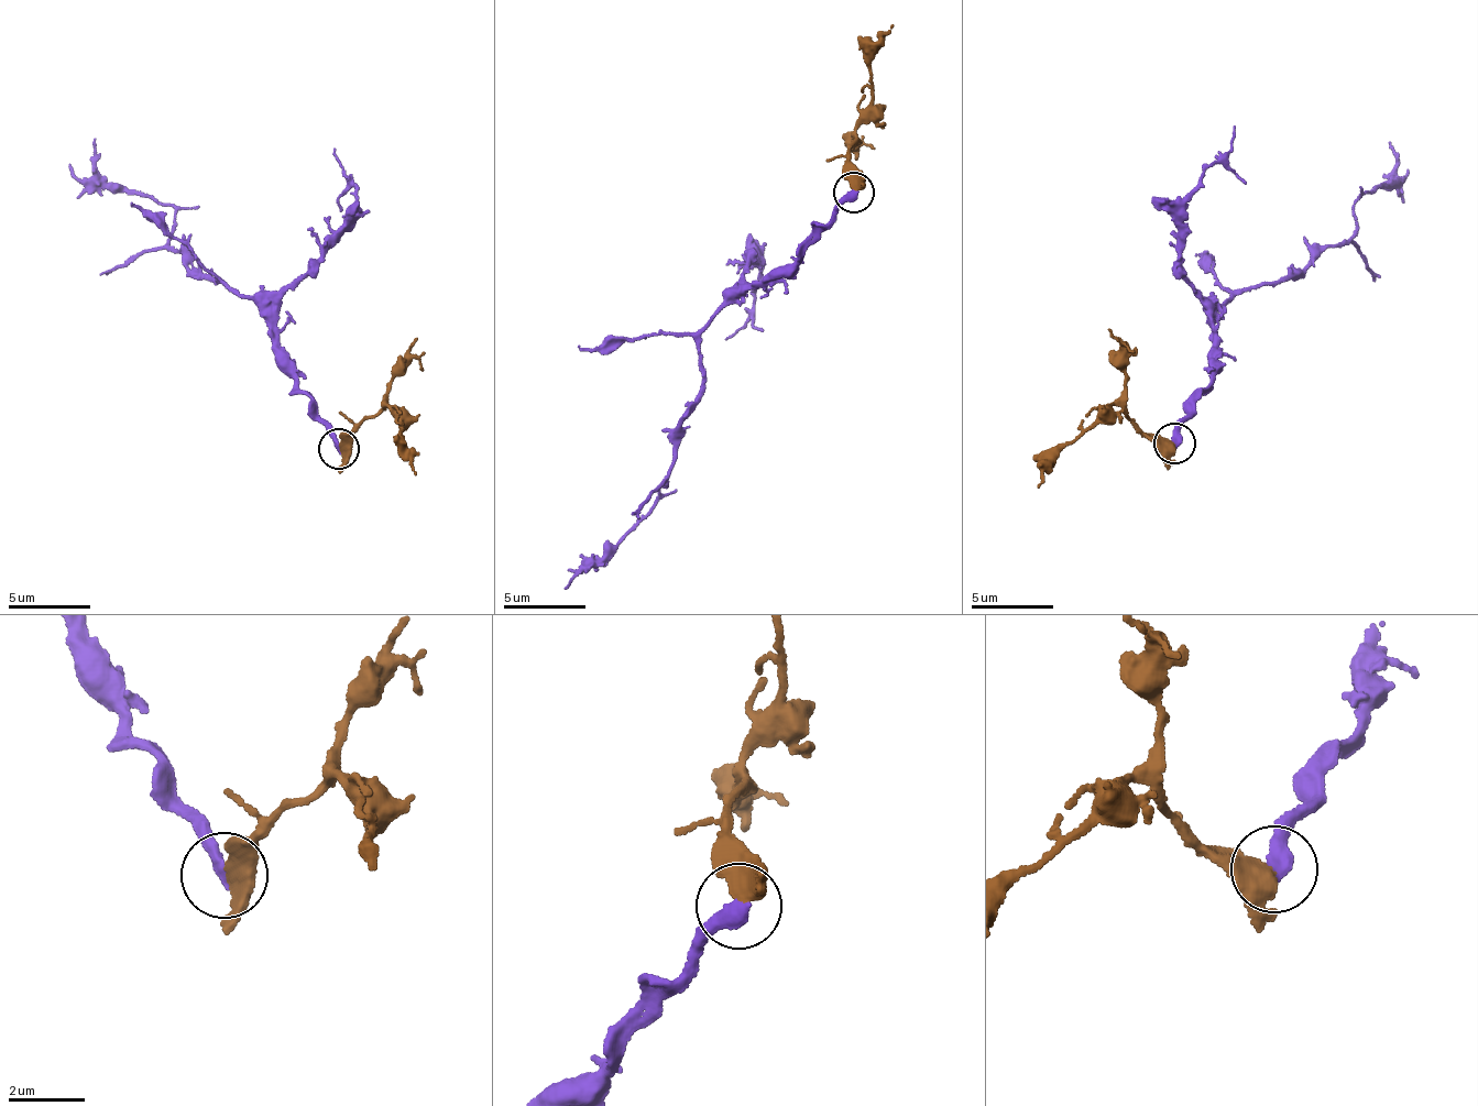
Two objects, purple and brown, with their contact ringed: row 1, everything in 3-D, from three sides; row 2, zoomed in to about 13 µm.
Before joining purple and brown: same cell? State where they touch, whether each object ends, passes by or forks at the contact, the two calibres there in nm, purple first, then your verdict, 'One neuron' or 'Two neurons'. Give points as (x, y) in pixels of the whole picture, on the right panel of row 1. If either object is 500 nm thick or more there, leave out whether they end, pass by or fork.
Place: (1174, 442). At the ring purple ends. At the ring brown passes by. Thickness 380 nm (purple) against 360 nm. One neuron

